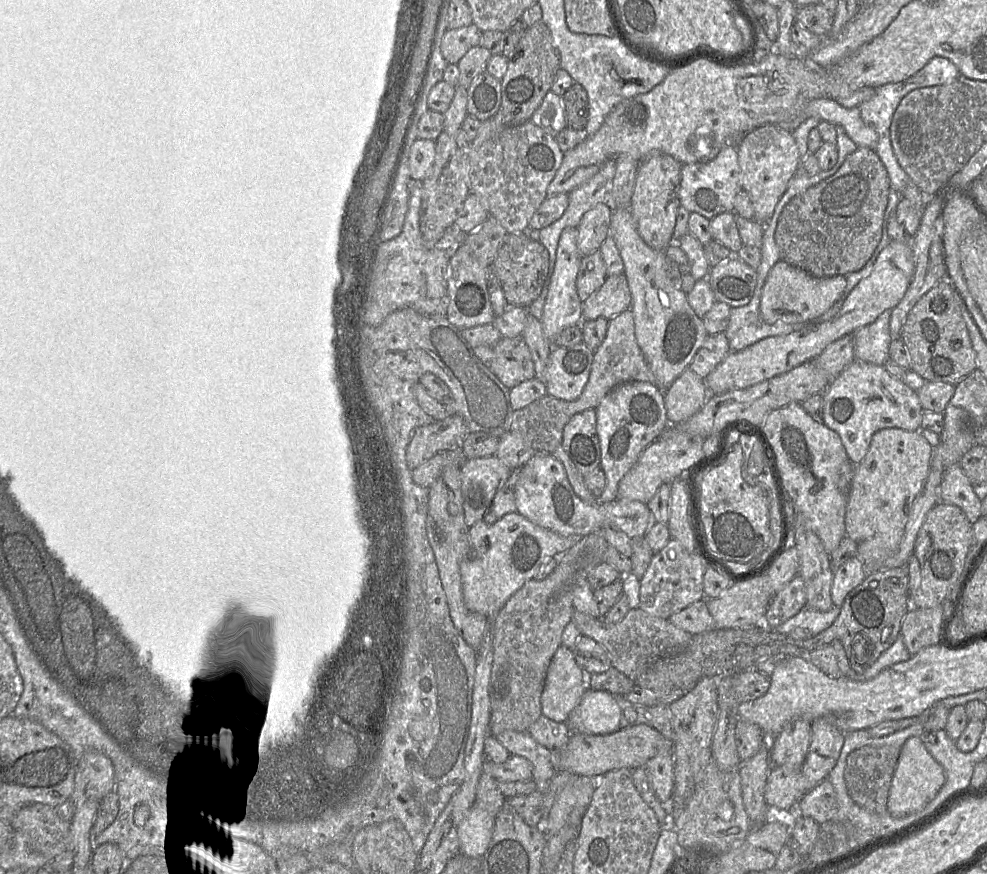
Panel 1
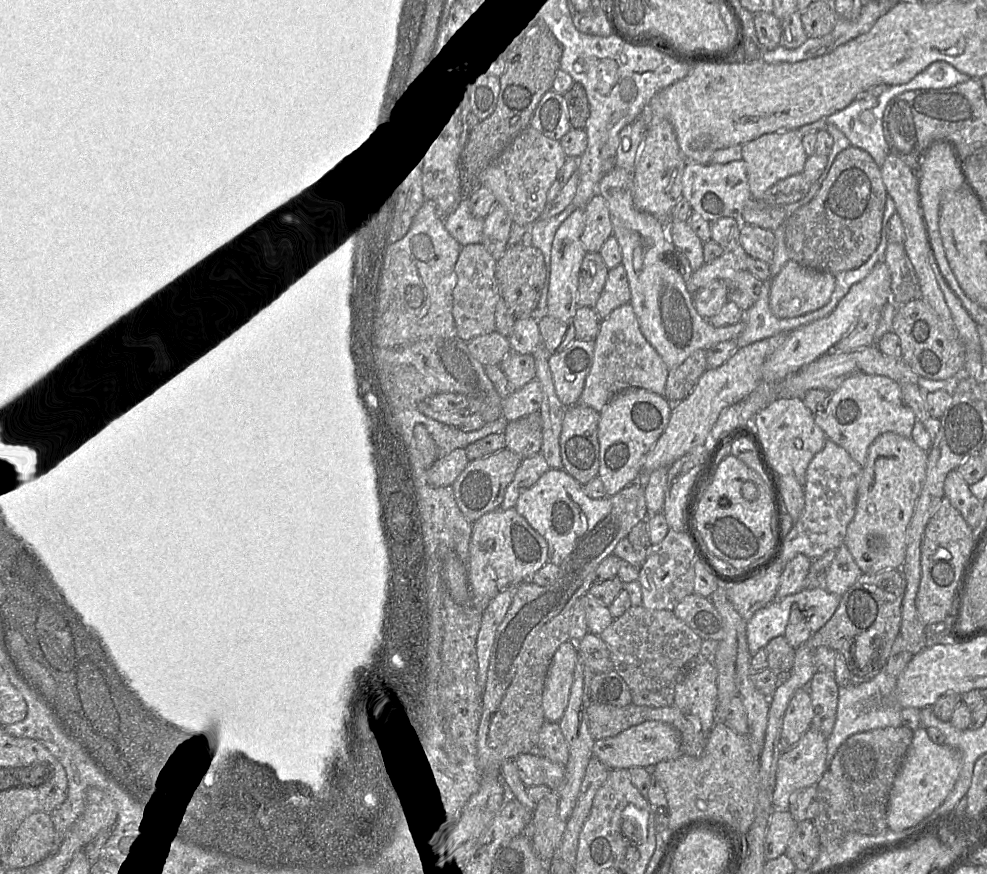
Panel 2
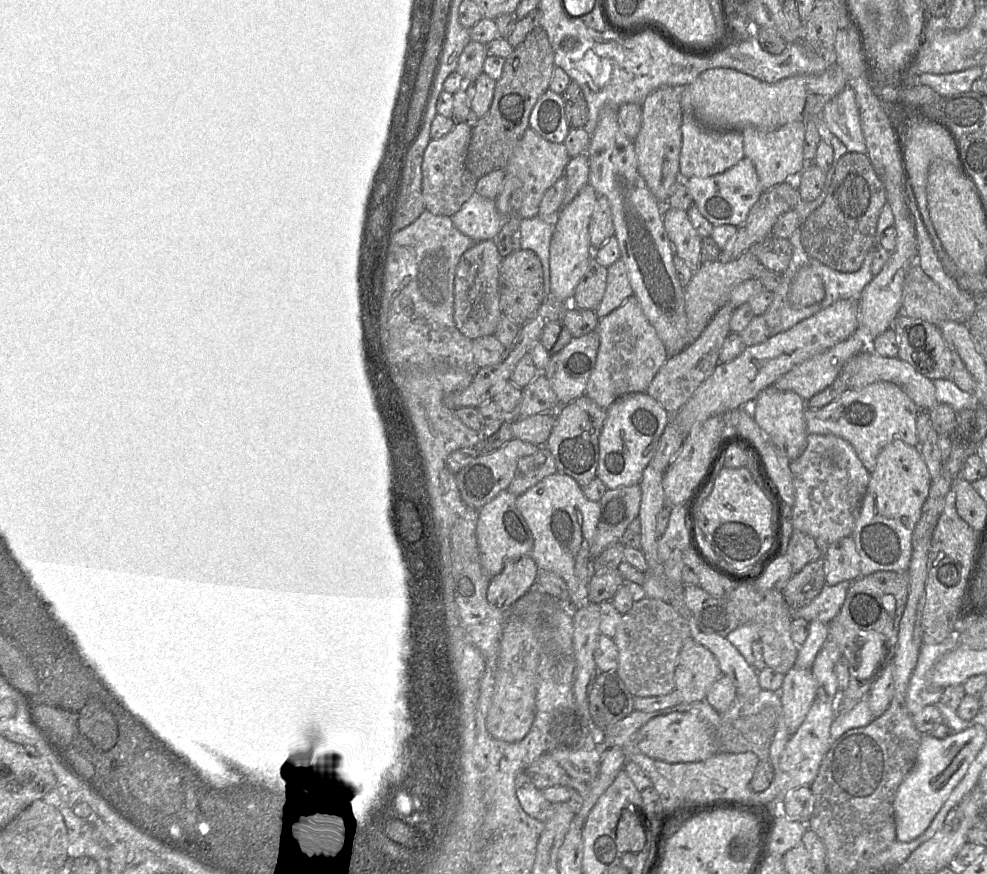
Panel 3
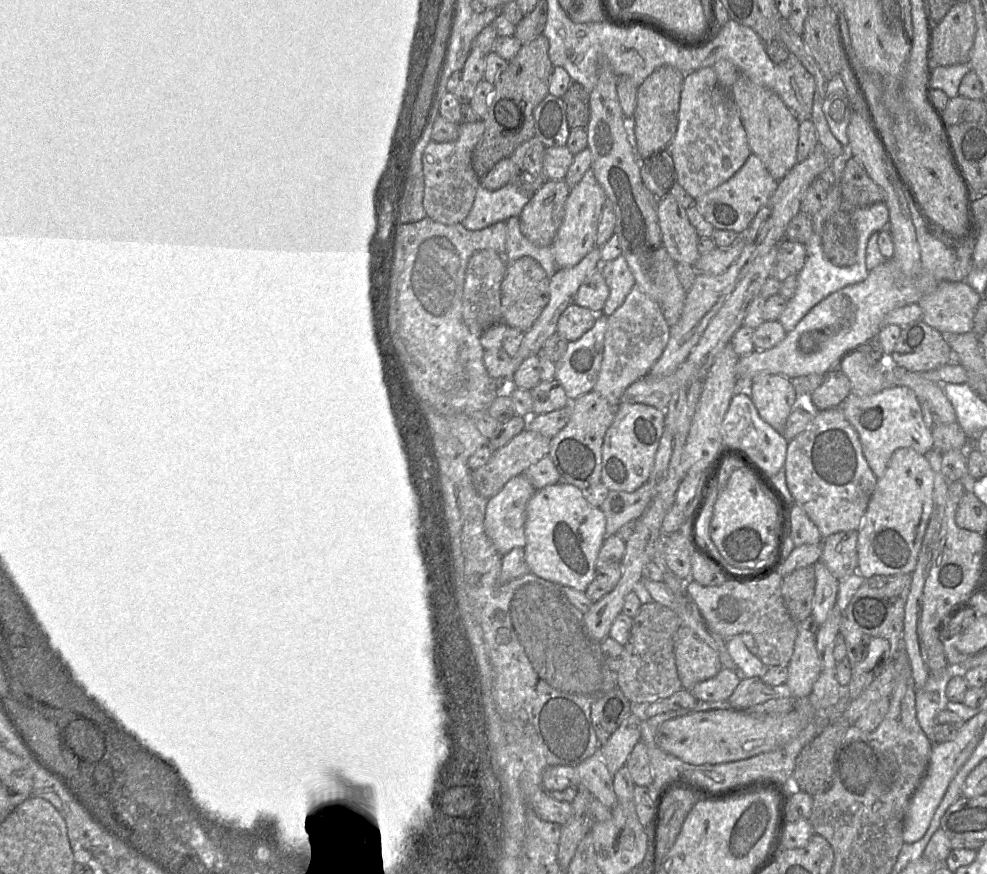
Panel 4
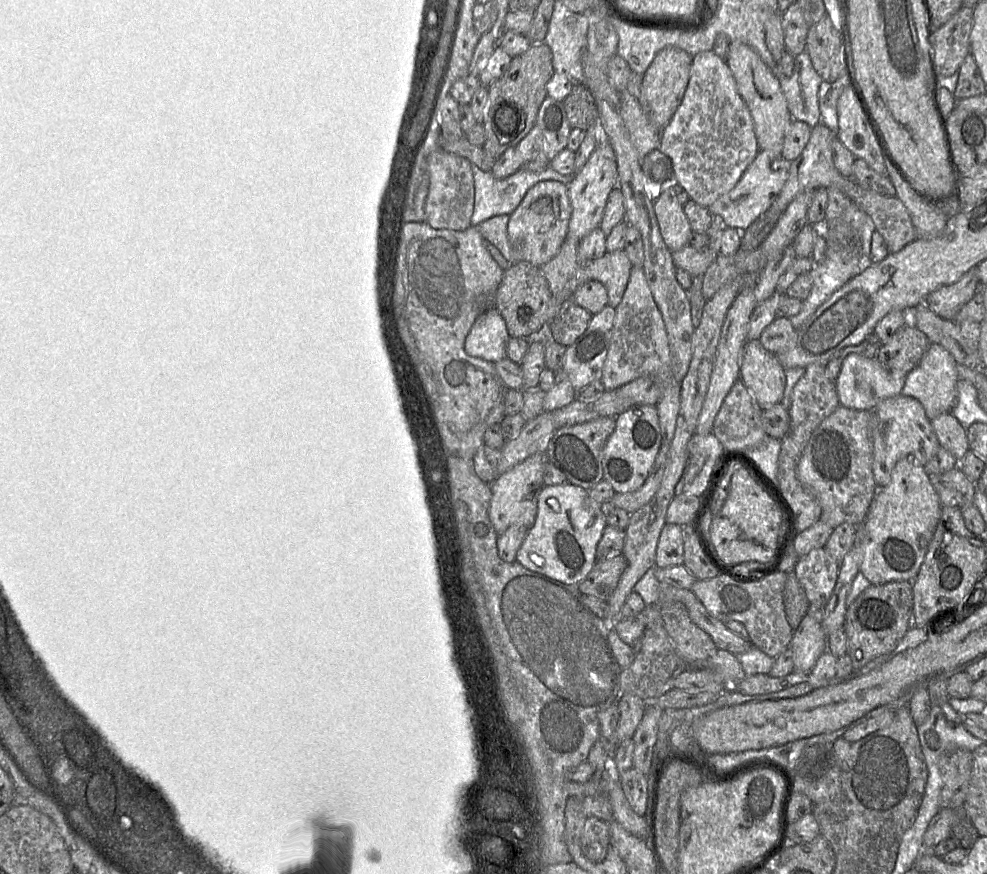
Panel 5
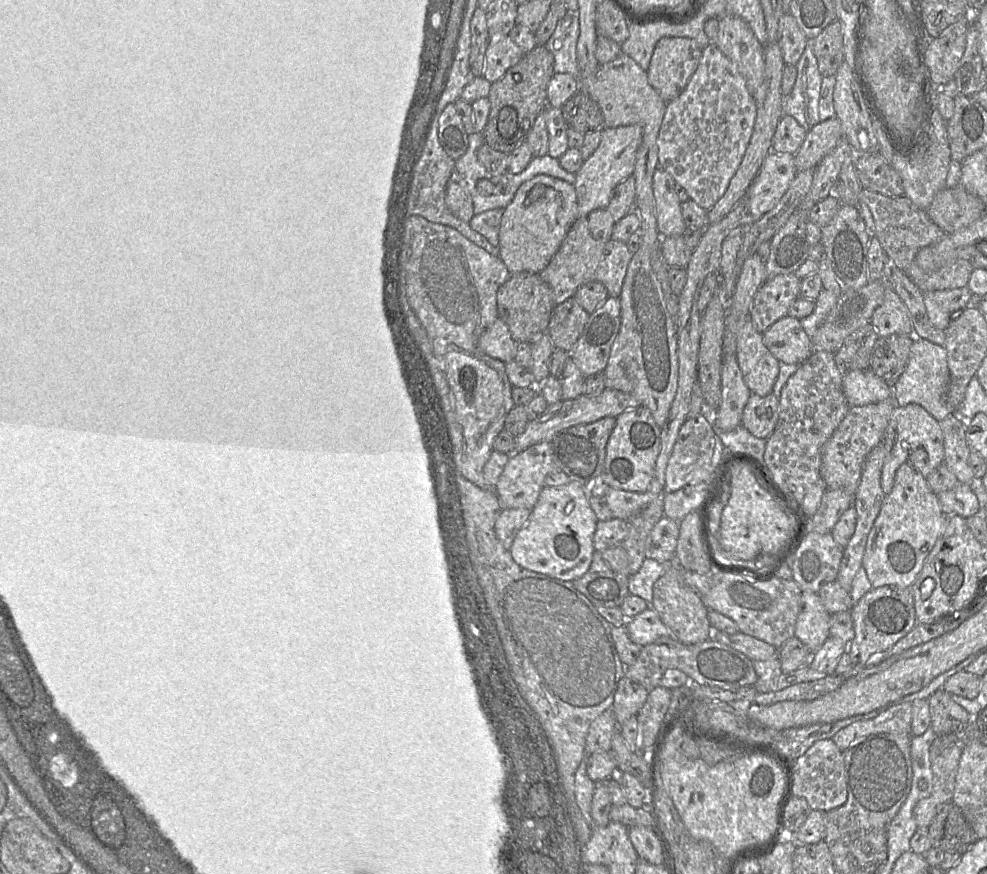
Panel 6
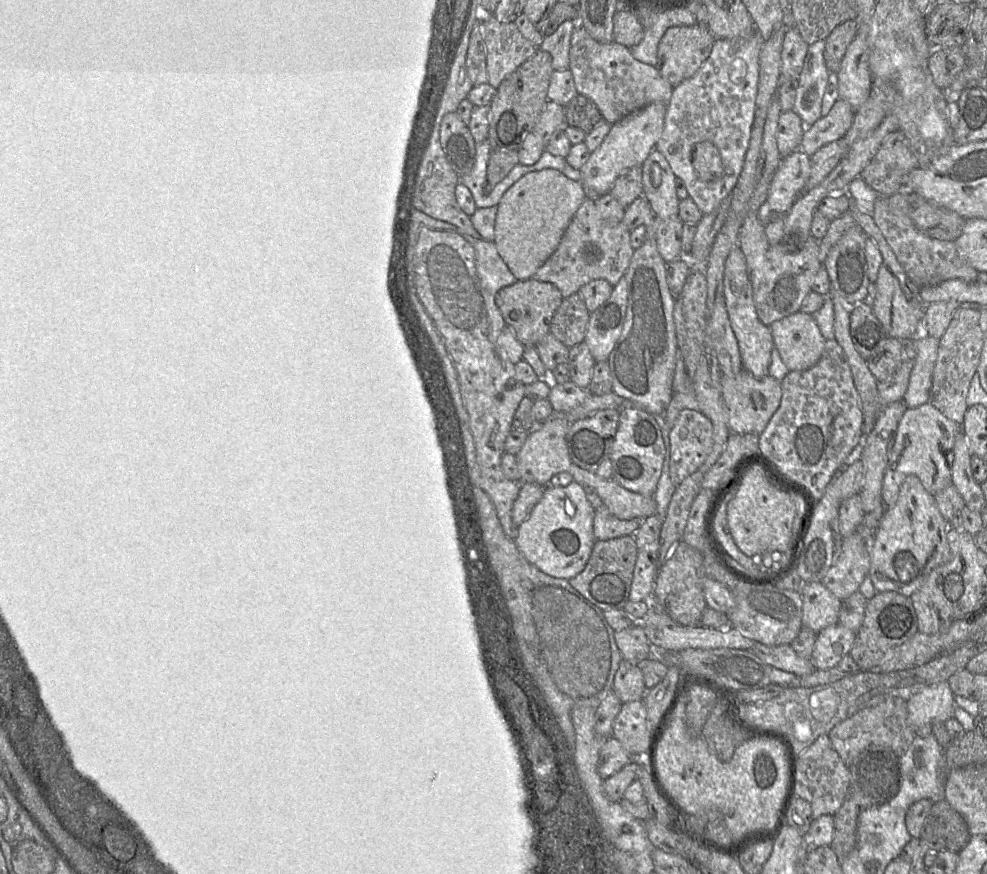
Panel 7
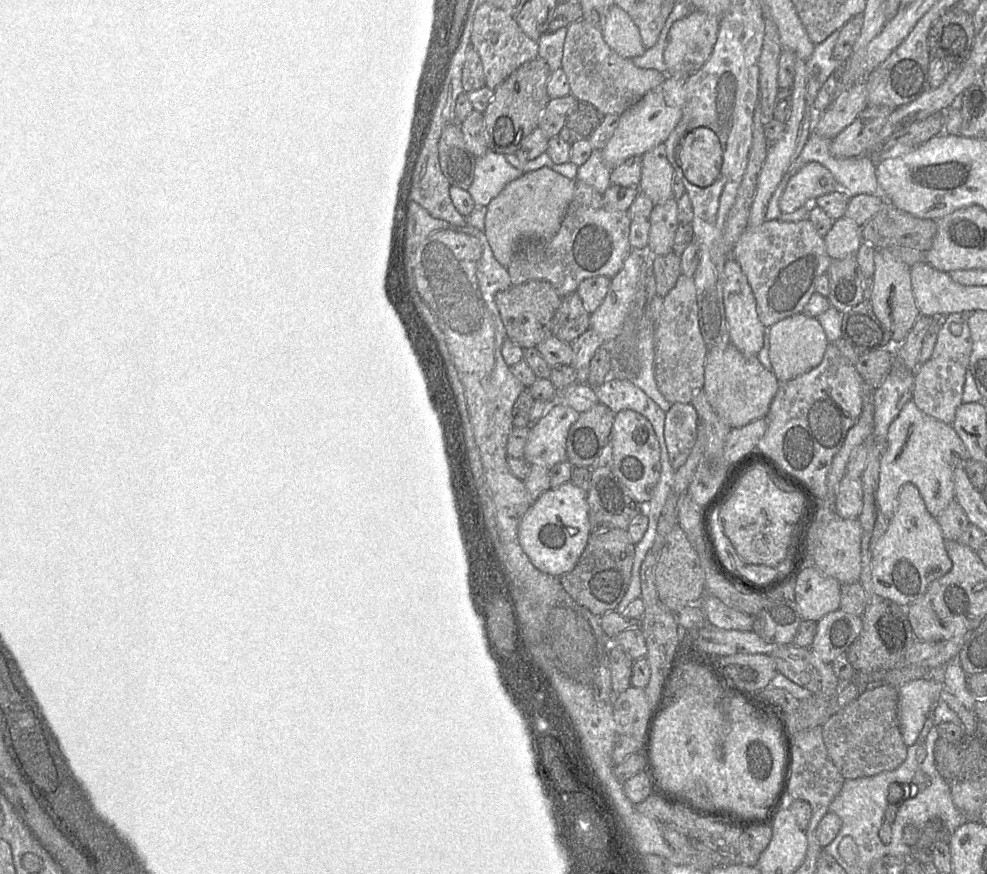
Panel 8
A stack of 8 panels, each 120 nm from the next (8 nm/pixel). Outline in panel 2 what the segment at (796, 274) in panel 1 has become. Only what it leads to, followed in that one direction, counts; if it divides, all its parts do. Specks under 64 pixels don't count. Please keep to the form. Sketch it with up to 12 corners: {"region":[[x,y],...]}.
{"region":[[788,260],[772,280],[770,309],[783,319],[828,303],[834,275]]}

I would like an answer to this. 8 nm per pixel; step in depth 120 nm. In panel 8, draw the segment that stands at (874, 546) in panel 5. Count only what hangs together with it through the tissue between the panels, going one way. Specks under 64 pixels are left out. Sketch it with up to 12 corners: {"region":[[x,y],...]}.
{"region":[[905,483],[872,553],[874,593],[908,607],[952,561]]}

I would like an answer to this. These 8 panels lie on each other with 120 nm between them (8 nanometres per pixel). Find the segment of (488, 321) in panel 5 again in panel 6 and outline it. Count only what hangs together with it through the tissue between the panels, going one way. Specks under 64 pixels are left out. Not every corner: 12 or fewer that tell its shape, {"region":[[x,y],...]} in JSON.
{"region":[[498,317],[479,337],[479,349],[514,361],[517,341]]}

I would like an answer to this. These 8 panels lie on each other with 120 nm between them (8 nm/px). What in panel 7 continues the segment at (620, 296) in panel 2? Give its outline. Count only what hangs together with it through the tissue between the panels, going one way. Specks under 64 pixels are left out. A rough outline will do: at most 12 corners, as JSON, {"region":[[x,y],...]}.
{"region":[[586,197],[531,279],[563,298],[614,287],[635,251],[621,222]]}

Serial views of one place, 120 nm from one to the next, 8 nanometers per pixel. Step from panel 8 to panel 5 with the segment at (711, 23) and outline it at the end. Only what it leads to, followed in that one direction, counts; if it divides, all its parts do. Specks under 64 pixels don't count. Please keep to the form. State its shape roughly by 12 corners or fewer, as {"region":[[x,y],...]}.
{"region":[[662,49],[644,73],[642,101],[661,132],[687,88],[693,56]]}

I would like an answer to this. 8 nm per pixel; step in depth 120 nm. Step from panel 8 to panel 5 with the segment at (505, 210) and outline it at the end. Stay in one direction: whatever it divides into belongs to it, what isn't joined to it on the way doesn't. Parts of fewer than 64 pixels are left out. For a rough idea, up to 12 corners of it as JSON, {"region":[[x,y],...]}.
{"region":[[542,180],[509,215],[518,261],[550,261],[567,236],[566,184]]}

